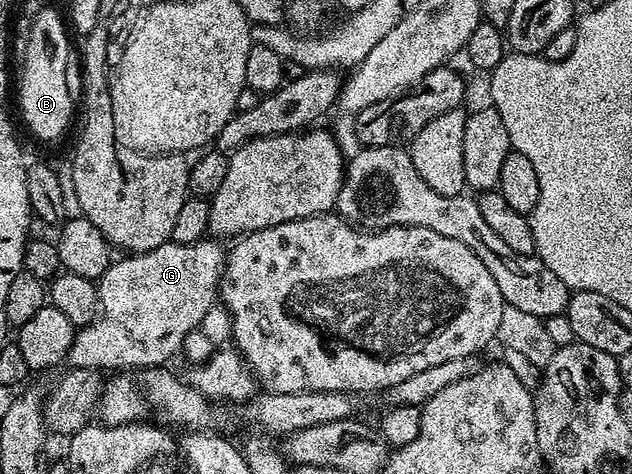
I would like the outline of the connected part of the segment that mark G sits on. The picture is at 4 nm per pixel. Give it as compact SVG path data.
M205 238L193 244L158 246L149 252L125 255L124 260L109 263L108 269L98 281L100 306L86 327L79 329L68 351L67 363L73 368L116 368L120 370L147 370L167 365L172 355L179 353L184 339L197 331L208 316L208 311L218 300L220 273L224 271L226 248L219 239Z

